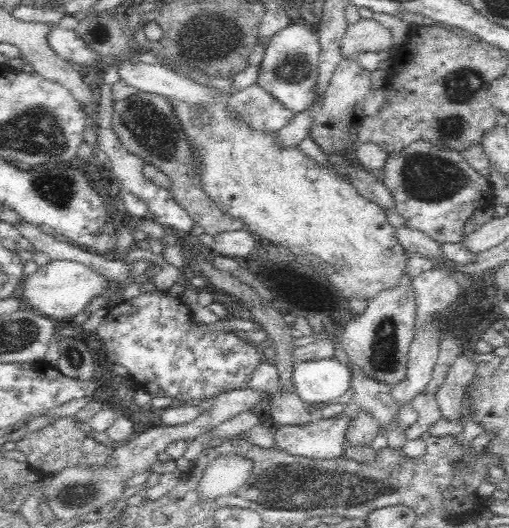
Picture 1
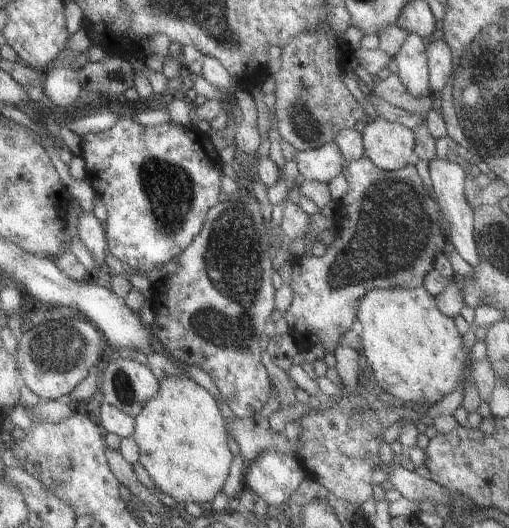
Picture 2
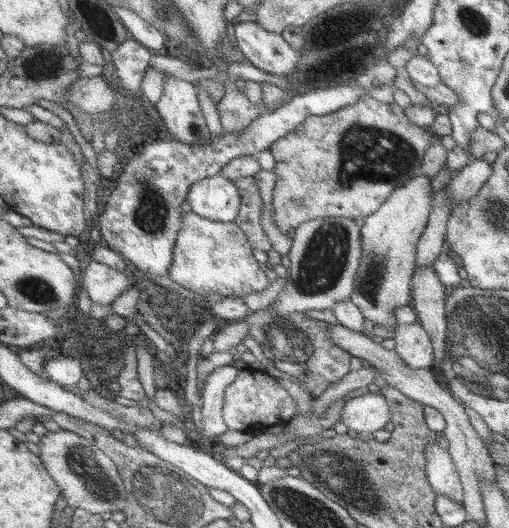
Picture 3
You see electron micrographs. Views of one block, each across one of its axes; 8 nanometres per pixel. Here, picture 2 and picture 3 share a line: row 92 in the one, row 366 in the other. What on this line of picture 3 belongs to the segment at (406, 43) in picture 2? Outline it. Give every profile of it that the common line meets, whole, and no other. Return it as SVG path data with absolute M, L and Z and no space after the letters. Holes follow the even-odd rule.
M417 322L402 324L394 331L396 351L402 356L406 366L431 369L433 359L433 347L428 334Z

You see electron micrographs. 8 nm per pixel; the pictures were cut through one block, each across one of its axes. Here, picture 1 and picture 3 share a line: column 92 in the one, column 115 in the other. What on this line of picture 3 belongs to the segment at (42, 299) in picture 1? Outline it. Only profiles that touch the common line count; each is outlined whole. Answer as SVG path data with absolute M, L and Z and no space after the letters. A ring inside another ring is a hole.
M91 261L84 268L82 283L92 303L110 305L125 290L131 290L134 281L123 271L115 270L102 262Z

